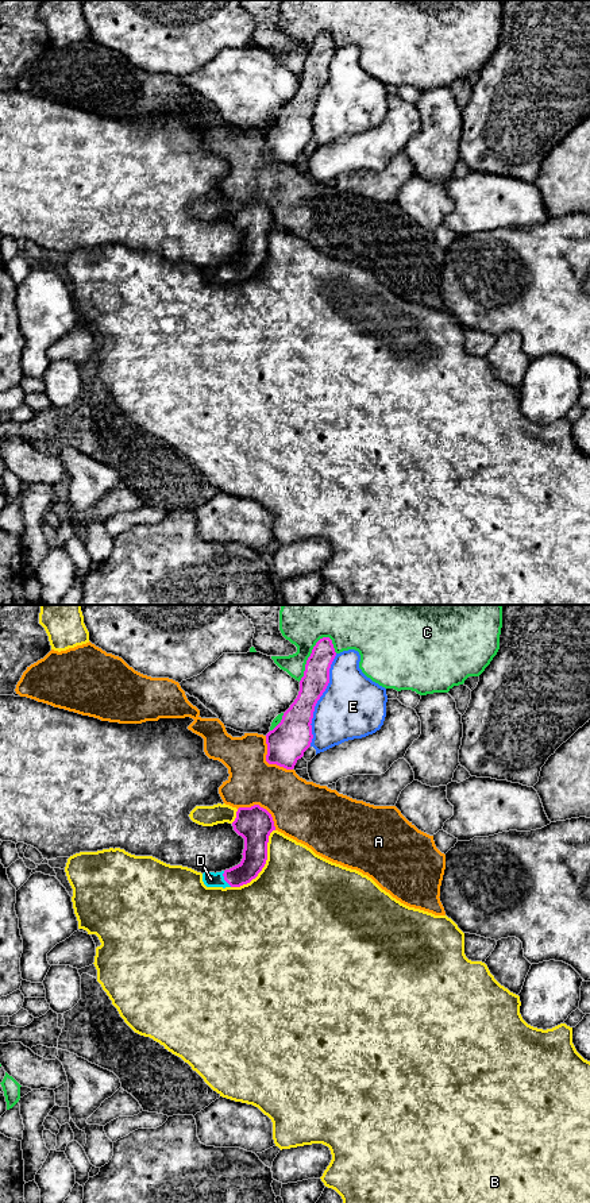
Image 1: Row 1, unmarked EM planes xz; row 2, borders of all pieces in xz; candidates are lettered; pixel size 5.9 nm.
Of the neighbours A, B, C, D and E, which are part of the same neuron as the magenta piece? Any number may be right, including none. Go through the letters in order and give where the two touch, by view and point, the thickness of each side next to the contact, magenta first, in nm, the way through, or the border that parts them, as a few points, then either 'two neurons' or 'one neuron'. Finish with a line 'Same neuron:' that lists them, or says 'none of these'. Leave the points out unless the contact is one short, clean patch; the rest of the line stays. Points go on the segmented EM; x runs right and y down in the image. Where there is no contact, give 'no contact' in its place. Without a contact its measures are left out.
A: xz (267, 762) | 240/280 nm | two neurons
B: xz (263, 866) | 200/500 nm | two neurons
C: xz (309, 656) | 160/320 nm | two neurons
D: xz (224, 879) | 140/90 nm | across xz (255, 851), (235, 876), (224, 879), (211, 879) | one neuron
E: xz (319, 698) | 200/380 nm | two neurons
Same neuron: D

